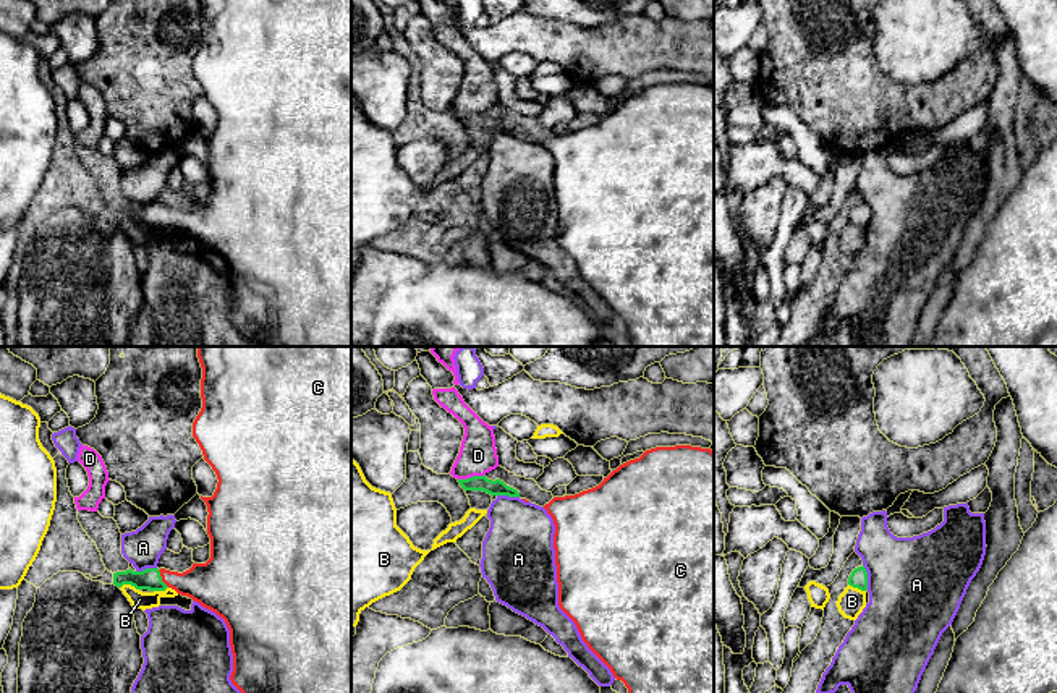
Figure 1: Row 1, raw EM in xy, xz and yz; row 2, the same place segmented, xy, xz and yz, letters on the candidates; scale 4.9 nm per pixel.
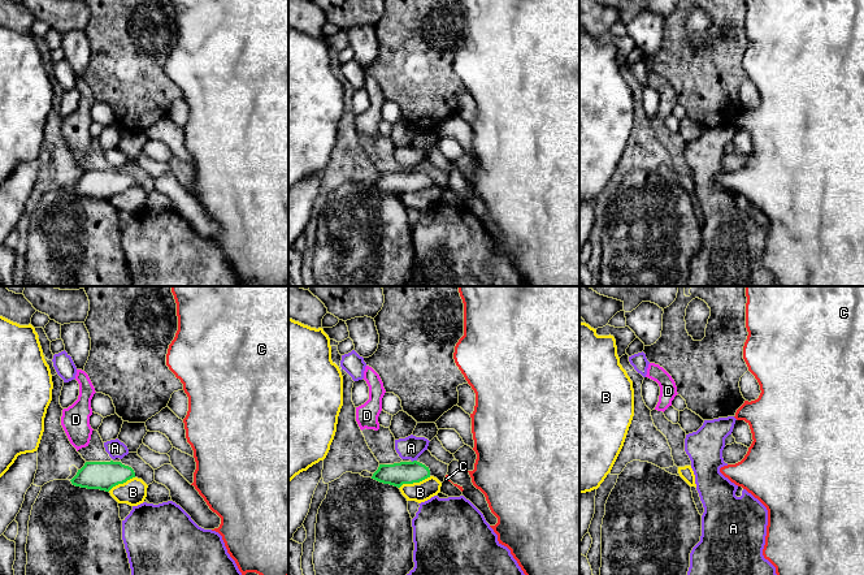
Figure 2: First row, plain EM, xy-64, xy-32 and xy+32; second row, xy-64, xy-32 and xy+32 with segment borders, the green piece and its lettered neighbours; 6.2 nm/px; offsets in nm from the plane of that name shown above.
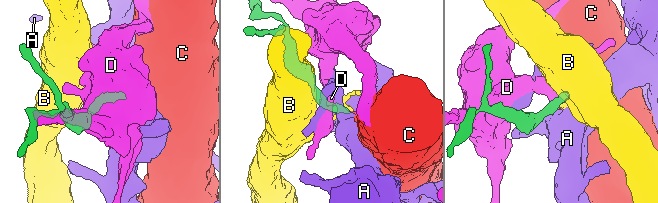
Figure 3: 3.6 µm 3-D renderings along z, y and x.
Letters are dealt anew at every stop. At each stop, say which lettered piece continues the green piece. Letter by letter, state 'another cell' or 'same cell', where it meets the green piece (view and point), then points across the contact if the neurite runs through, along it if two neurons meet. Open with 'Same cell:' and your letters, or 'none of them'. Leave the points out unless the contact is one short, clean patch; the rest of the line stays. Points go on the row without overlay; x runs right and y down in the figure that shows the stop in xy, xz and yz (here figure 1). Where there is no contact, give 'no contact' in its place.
Same cell: C
A: another cell | yz (866, 214) | along yz (863, 201), (868, 225)
B: another cell | xy (130, 221) | along xy (120, 224), (131, 222), (138, 227)
C: same cell | xy (161, 216) | across xy (149, 216), (161, 216), (211, 221)
D: another cell | xz (473, 114) | along xz (484, 110), (458, 117)

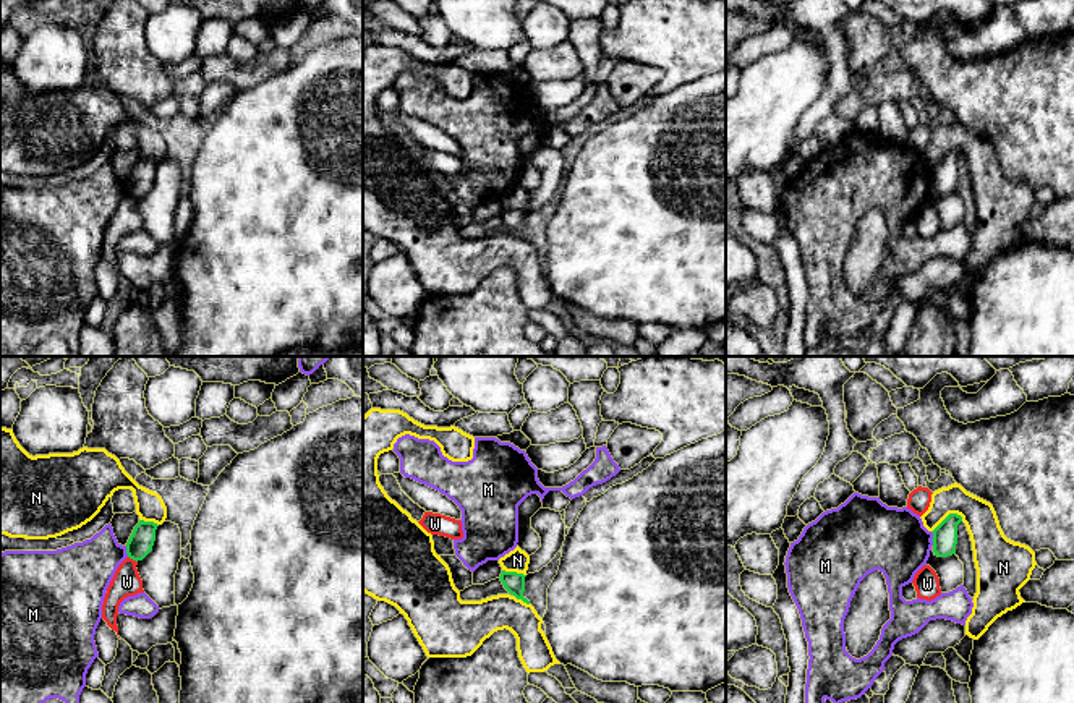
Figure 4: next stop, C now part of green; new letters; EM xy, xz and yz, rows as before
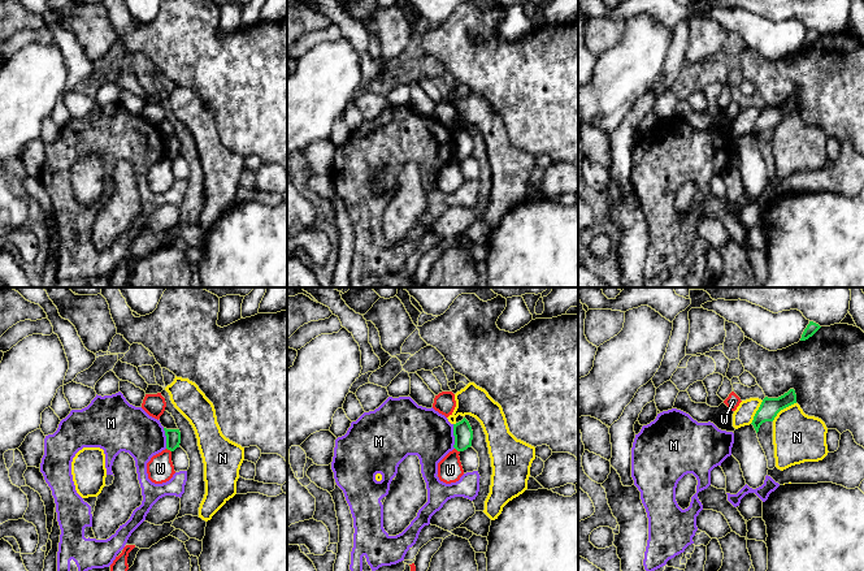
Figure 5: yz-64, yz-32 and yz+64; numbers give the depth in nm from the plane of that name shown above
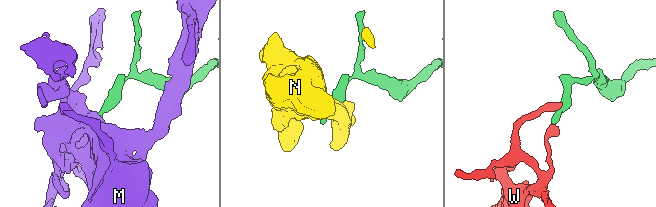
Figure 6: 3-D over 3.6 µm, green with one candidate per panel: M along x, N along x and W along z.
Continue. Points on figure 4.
Same cell: none of them
M: another cell | yz (933, 175) | along yz (930, 169), (933, 182)
N: another cell | yz (946, 154)
W: another cell | xy (133, 196) | along xy (128, 193), (136, 200)

